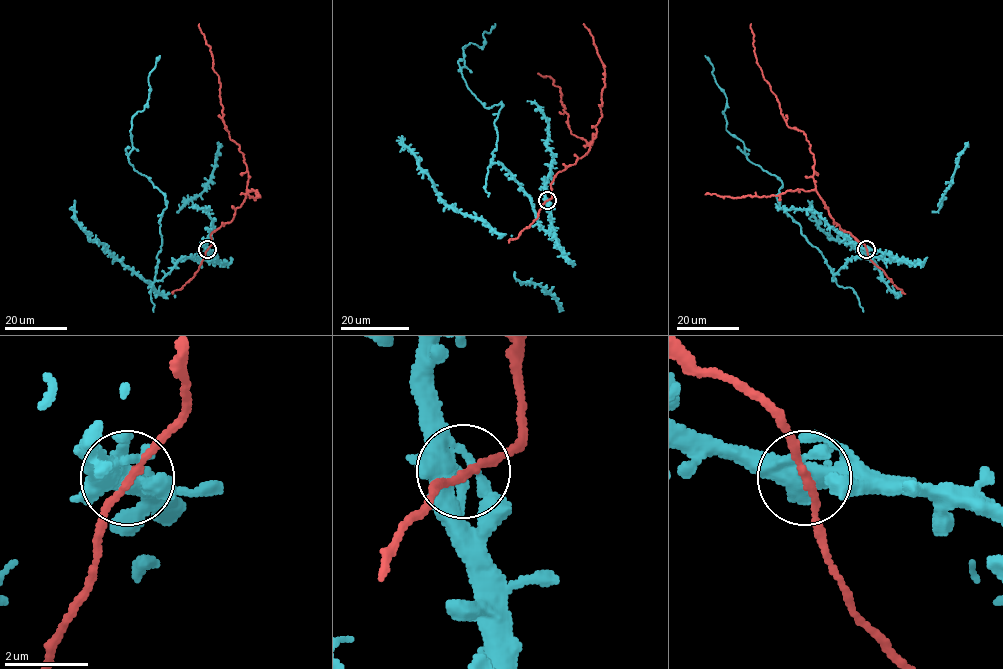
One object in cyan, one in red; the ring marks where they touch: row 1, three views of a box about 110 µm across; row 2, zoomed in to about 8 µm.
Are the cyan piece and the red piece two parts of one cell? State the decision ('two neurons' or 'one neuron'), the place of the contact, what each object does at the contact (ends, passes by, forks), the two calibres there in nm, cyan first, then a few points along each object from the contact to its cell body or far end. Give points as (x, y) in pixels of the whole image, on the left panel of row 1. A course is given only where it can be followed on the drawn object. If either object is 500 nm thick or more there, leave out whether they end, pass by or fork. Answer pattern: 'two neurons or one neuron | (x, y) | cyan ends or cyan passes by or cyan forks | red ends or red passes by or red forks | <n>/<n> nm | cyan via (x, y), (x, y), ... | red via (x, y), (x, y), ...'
one neuron | (207, 249) | cyan forks | red passes by | 420/160 nm | cyan via (206, 249), (209, 261), (182, 258), (155, 280), (166, 201), (128, 157), (132, 117), (144, 109), (159, 55) | red via (207, 249), (210, 234), (232, 219), (246, 196), (248, 171), (225, 124), (219, 78), (199, 24)

